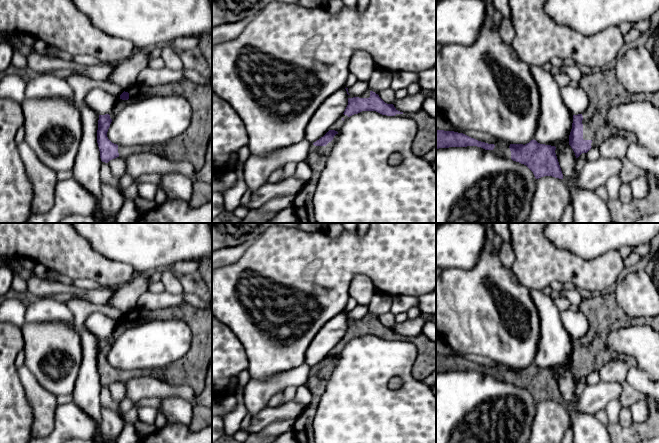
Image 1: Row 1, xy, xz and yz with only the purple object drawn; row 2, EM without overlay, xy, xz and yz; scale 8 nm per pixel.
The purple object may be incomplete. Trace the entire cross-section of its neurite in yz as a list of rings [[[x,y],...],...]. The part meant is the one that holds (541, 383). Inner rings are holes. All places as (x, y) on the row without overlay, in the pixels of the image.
[[[436,354],[436,373],[467,370],[477,370],[485,374],[493,374],[495,379],[499,381],[512,383],[524,388],[533,396],[536,403],[544,400],[563,403],[555,377],[555,370],[540,368],[534,363],[525,369],[510,368],[499,364],[495,368],[488,368],[463,357]]]

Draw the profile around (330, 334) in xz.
[[[340,313],[326,322],[311,341],[305,355],[305,363],[311,368],[323,361],[341,341],[348,329],[346,313]]]

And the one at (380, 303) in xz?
[[[375,288],[374,295],[368,305],[368,313],[379,318],[381,315],[390,312],[393,300],[388,295]]]

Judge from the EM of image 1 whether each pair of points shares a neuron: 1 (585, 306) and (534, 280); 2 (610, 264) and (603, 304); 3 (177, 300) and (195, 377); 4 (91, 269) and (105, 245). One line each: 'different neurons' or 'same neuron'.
1: different neurons
2: different neurons
3: different neurons
4: different neurons

